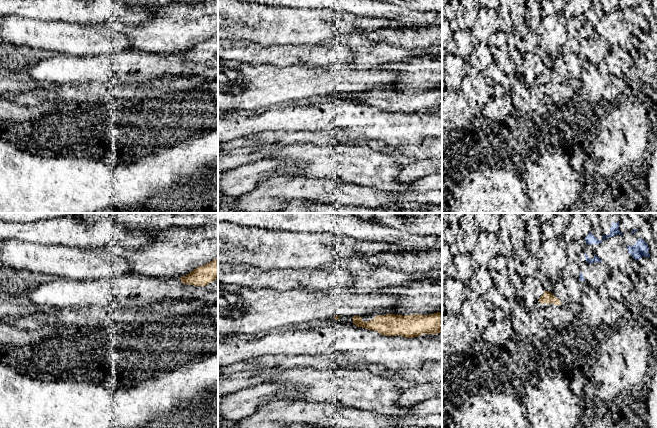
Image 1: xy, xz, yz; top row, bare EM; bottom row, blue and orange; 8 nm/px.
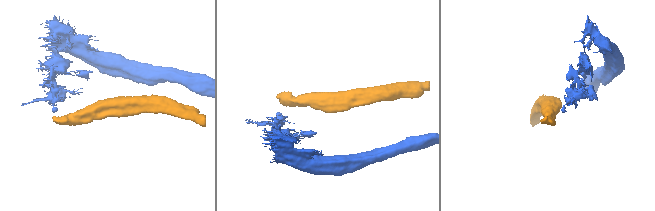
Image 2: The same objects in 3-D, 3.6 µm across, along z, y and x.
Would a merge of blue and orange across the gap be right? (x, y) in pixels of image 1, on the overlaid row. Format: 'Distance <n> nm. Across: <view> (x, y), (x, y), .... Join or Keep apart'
Distance 240 nm. Across: yz (579, 279), (558, 299). Keep apart

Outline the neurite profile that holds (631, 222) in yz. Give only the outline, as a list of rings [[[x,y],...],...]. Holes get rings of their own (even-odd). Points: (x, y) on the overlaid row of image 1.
[[[616,213],[619,217],[619,230],[622,234],[638,229],[642,222],[640,213]]]

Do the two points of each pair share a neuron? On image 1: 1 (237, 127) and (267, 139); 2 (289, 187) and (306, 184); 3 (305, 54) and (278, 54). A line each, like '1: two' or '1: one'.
1: two
2: one
3: one

